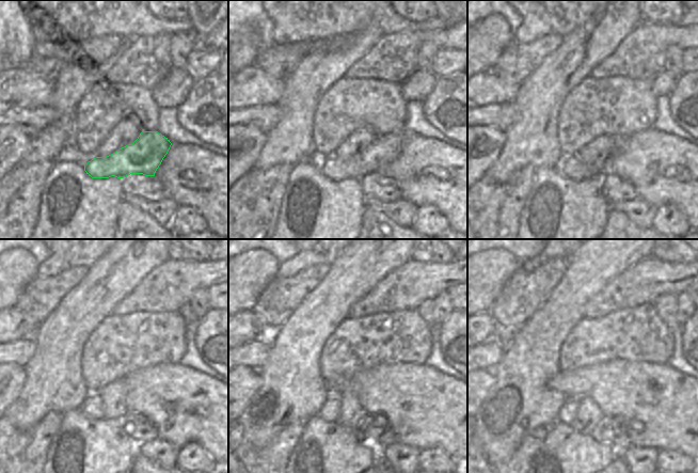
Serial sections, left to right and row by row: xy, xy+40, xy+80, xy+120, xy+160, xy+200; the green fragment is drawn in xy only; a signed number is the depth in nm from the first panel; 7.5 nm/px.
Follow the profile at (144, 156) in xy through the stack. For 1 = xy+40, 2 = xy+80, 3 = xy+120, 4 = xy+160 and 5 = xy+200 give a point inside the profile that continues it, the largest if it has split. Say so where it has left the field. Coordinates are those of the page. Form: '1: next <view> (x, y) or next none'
1: next xy+40 (385, 148)
2: next xy+80 (571, 167)
3: next xy+120 (93, 407)
4: next xy+160 (331, 410)
5: next xy+200 (567, 414)

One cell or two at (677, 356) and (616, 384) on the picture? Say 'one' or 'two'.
two

